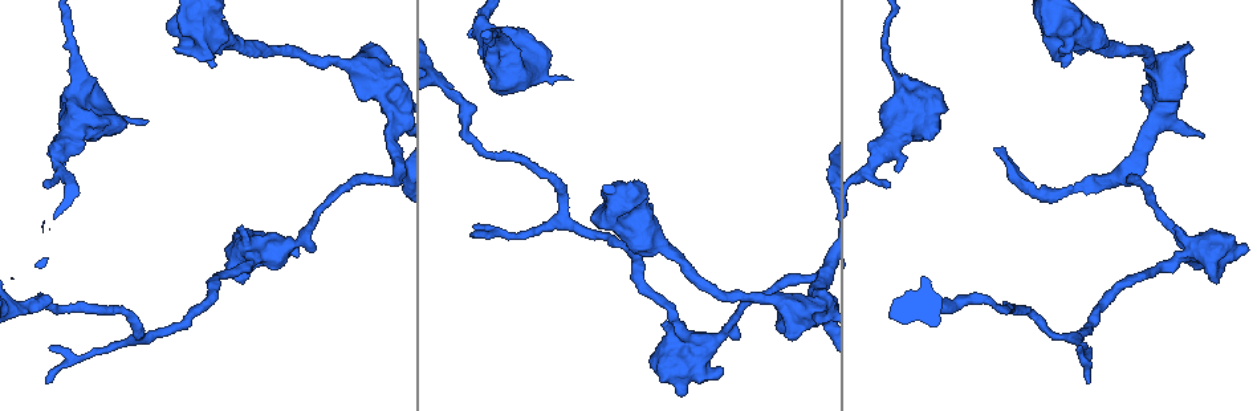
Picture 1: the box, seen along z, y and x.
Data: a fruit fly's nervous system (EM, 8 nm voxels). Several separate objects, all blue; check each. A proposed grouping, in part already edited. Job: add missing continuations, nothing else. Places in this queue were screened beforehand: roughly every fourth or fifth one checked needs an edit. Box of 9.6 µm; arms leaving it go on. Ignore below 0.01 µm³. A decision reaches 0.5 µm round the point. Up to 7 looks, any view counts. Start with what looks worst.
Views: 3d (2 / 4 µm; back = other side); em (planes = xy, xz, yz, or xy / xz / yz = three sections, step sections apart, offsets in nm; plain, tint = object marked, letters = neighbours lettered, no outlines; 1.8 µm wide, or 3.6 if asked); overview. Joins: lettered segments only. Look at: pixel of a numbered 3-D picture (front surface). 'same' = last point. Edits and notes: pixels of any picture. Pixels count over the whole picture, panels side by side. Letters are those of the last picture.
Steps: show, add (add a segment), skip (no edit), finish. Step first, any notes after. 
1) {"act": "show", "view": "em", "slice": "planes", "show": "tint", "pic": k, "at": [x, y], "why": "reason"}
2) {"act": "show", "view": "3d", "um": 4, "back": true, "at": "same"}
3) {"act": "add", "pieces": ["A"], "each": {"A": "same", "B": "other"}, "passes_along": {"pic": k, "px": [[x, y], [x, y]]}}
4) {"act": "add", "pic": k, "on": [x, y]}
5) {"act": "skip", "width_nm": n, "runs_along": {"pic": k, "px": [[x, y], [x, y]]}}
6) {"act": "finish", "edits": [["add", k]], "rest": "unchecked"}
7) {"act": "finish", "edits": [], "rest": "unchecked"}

{"act": "show", "view": "3d", "um": 2, "pic": 1, "at": [148, 120], "why": "branch stops here"}

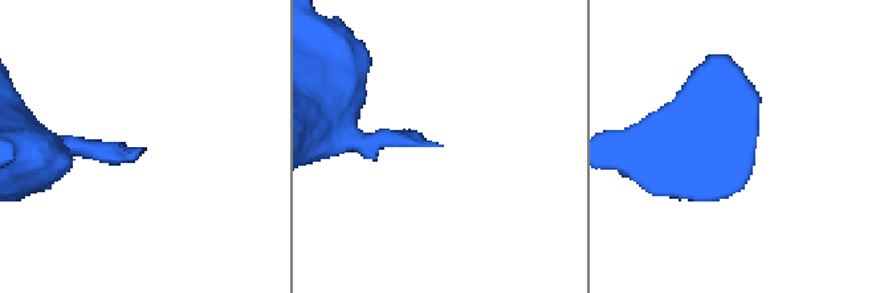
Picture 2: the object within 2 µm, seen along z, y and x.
{"act": "show", "view": "em", "slice": "yz", "step": 16, "show": "tint", "pic": 2, "at": [139, 155], "why": "need the tissue"}

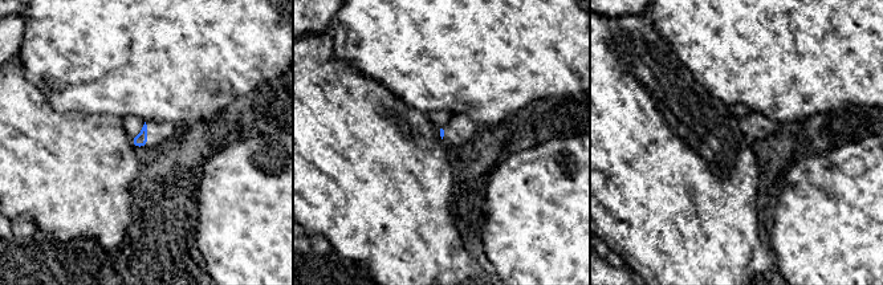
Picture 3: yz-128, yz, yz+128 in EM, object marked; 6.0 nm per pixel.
{"act": "show", "view": "em", "slice": "planes", "show": "letters", "at": "same"}

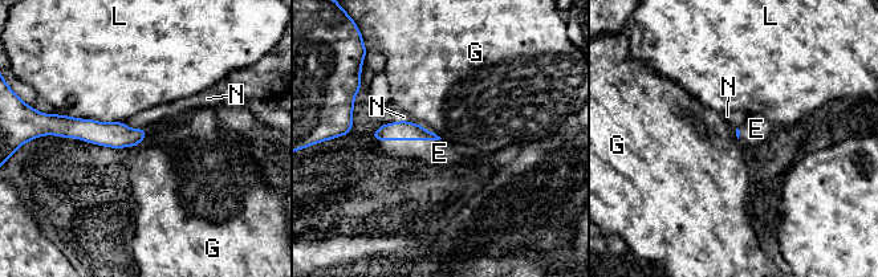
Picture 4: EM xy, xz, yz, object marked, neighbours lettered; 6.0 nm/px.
{"act": "add", "pieces": ["E"], "longest_contact_nm": ["E", 400], "each": {"E": "same", "G": "other", "L": "other", "N": "other"}, "found": "it goes on there"}

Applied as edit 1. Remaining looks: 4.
{"act": "show", "view": "overview", "why": "see it whole again"}

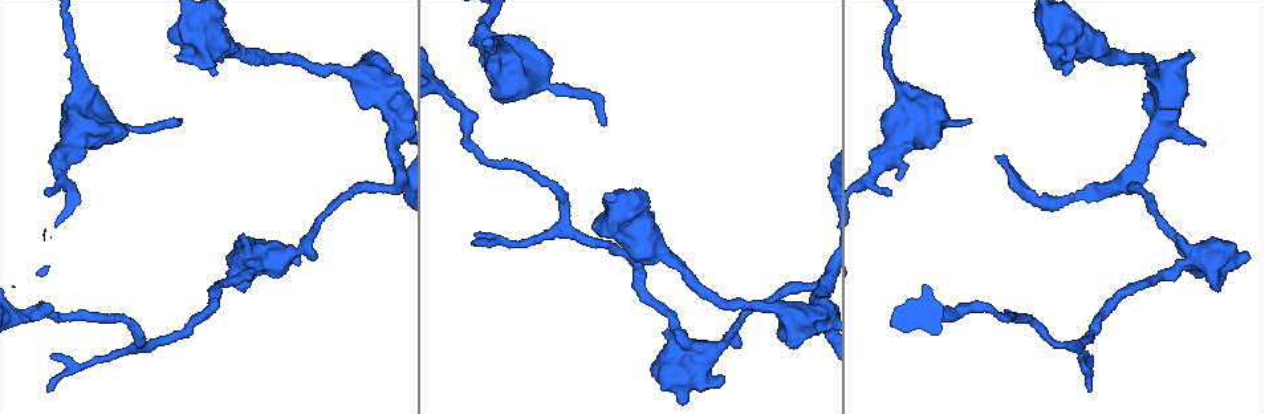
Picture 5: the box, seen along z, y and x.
{"act": "show", "view": "em", "um": 3.6, "slice": "planes", "show": "tint", "pic": 5, "at": [177, 58], "why": "stops while still wide"}

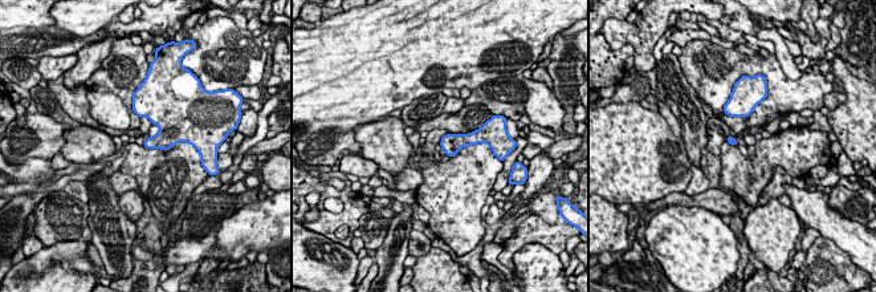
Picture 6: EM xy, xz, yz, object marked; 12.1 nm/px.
{"act": "show", "view": "em", "um": 3.6, "slice": "planes", "show": "letters", "at": "same", "why": "see the neighbours"}

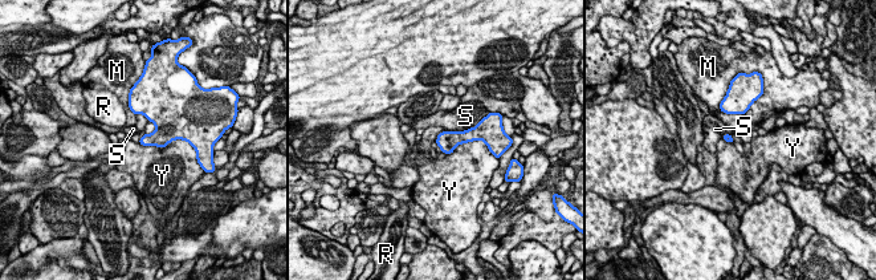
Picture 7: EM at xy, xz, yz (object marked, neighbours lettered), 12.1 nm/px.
{"act": "skip", "each": {"M": "other", "R": "other", "S": "other", "Y": "other"}, "border": {"pic": 7, "px": [[184, 140], [164, 146], [139, 143]]}, "found": "no lettered segment goes on from it"}

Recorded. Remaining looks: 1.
{"act": "finish", "edits": [["add", 4]], "rest": "unchecked"}

